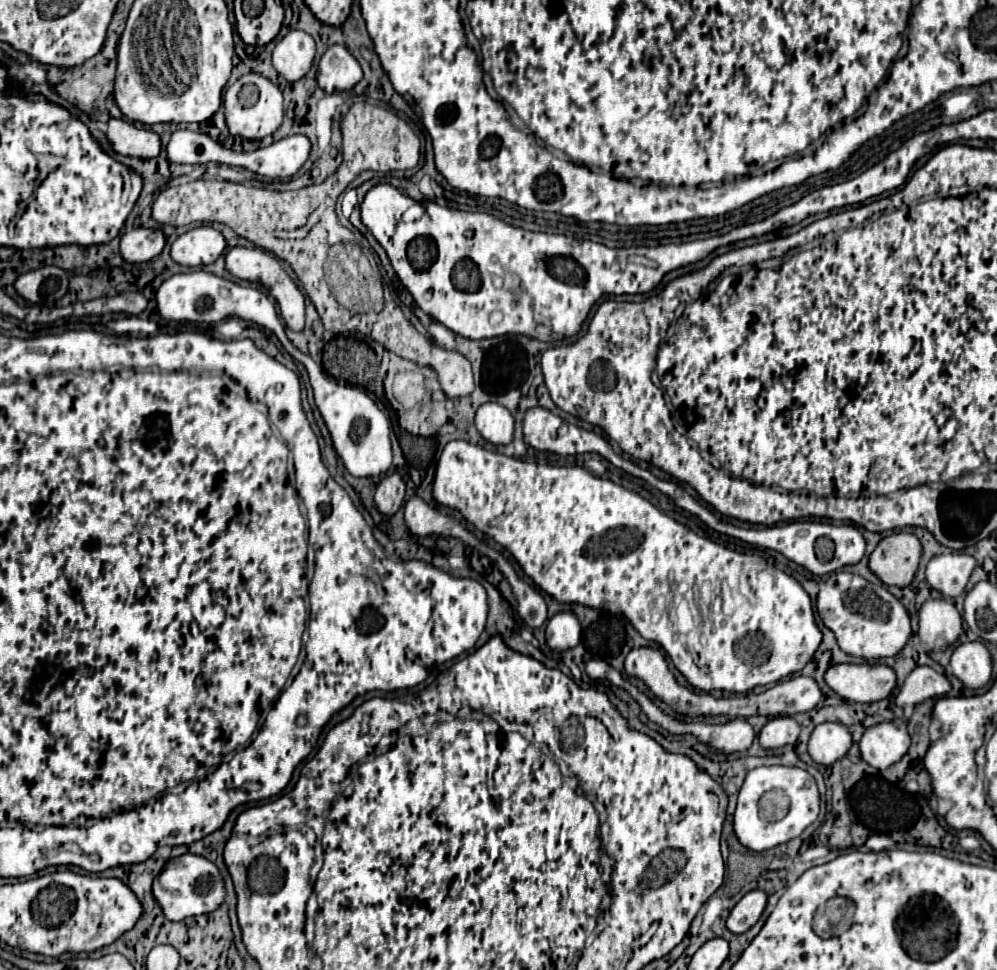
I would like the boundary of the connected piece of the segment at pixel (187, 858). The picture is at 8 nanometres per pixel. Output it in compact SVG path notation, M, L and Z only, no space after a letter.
M185 853L181 857L171 859L163 867L163 871L155 877L153 895L169 921L183 921L187 917L211 913L213 909L217 909L223 901L225 887L223 887L223 879L219 875L219 869L211 861L207 861L201 855Z

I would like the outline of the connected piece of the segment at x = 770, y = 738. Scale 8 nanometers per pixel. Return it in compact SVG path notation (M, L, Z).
M791 715L771 717L759 733L759 743L763 749L777 749L787 743L795 743L799 737L799 725Z

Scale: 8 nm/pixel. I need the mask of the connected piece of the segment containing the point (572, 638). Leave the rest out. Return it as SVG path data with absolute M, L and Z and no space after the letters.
M561 611L549 619L545 635L547 635L547 645L553 651L565 651L565 649L575 647L579 643L581 623L575 613Z

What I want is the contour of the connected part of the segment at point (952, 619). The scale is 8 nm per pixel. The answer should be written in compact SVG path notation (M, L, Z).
M929 599L919 609L919 639L933 651L955 643L961 635L963 617L947 599Z

